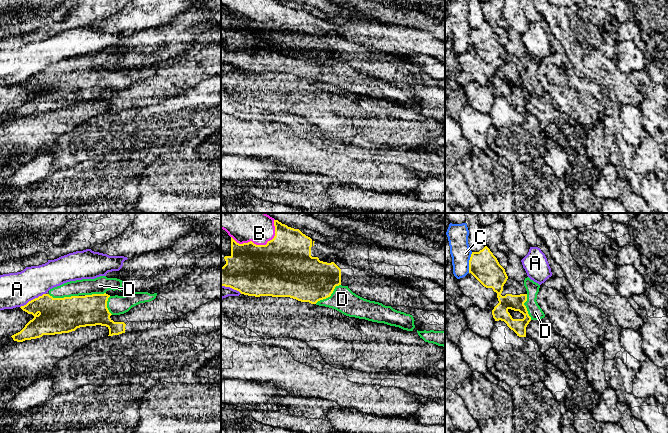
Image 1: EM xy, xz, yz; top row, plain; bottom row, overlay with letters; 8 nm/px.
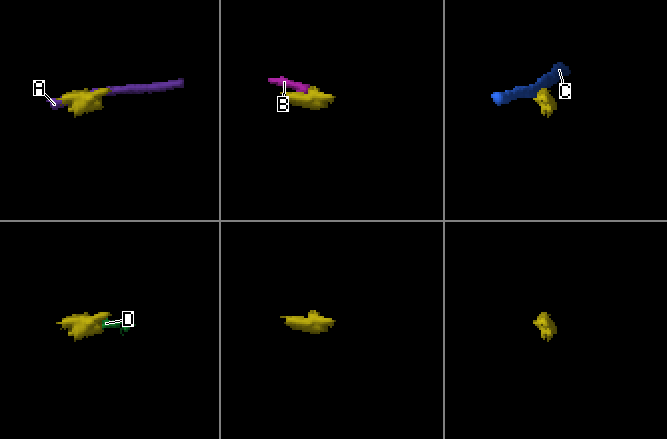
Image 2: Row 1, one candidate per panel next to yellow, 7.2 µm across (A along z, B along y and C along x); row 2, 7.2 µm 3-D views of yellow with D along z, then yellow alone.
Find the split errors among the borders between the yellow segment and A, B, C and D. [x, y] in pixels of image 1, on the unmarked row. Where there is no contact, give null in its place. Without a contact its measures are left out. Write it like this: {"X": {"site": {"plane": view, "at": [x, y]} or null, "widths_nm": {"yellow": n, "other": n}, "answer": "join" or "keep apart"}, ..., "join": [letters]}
{"A": {"site": {"plane": "xy", "at": [33, 75]}, "widths_nm": {"yellow": 280, "other": 280}, "answer": "keep apart"}, "B": {"site": {"plane": "xz", "at": [257, 21]}, "widths_nm": {"yellow": 440, "other": 170}, "answer": "keep apart"}, "C": {"site": {"plane": "yz", "at": [469, 38]}, "widths_nm": {"yellow": 240, "other": 170}, "answer": "keep apart"}, "D": {"site": {"plane": "xy", "at": [64, 73]}, "widths_nm": {"yellow": 280, "other": 130}, "answer": "join"}, "join": ["D"]}

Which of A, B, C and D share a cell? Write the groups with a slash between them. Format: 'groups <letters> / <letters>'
groups A / B / C / D

